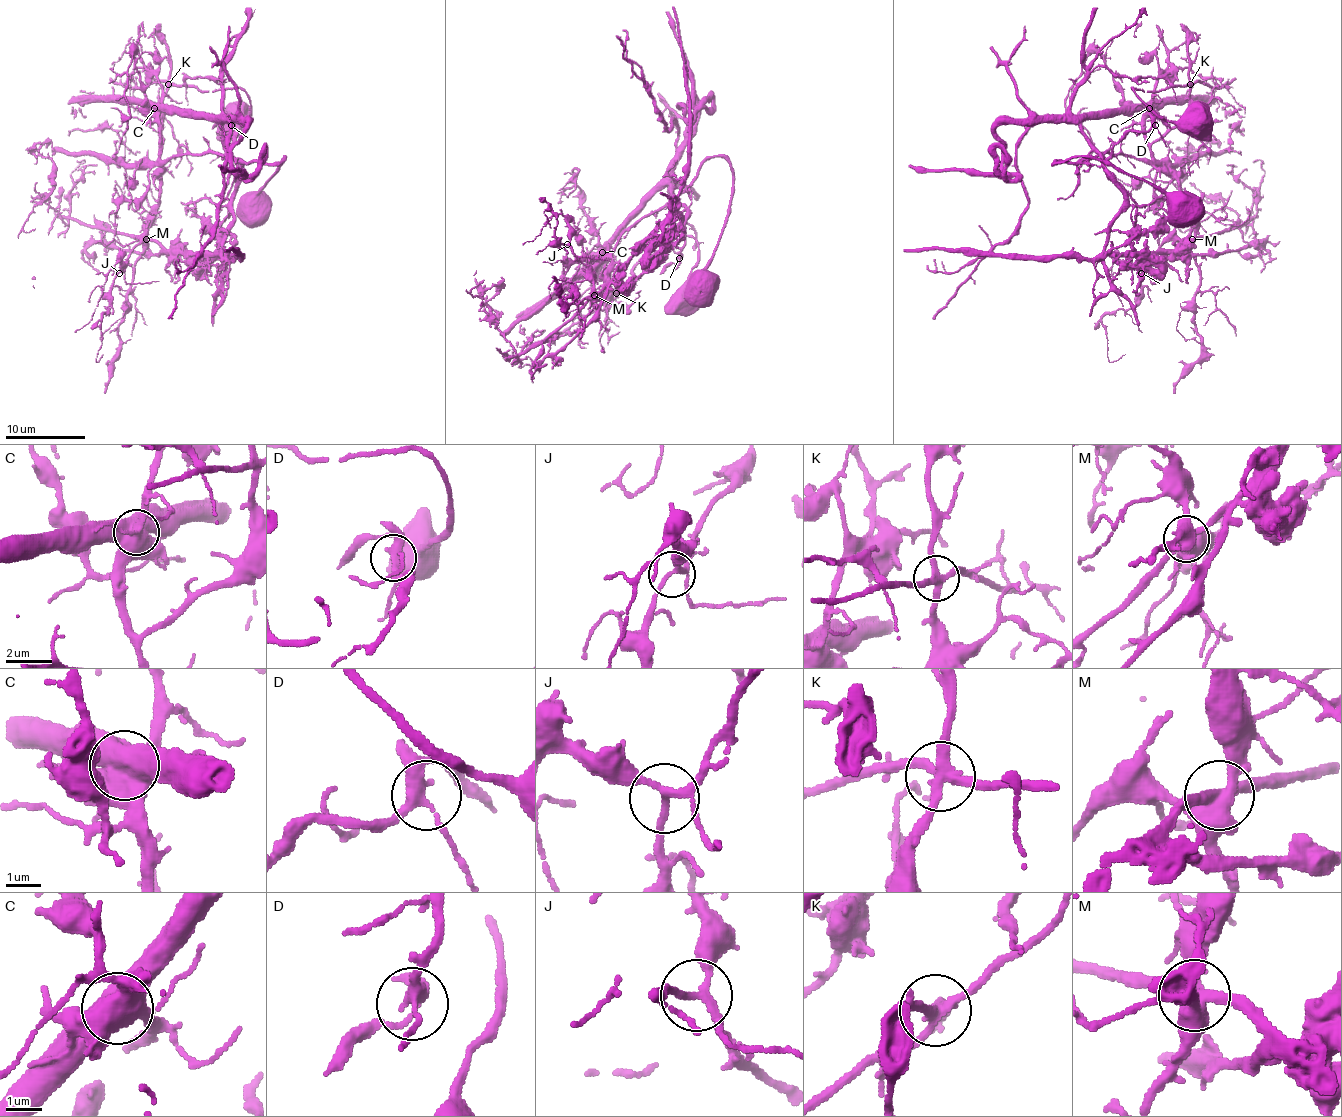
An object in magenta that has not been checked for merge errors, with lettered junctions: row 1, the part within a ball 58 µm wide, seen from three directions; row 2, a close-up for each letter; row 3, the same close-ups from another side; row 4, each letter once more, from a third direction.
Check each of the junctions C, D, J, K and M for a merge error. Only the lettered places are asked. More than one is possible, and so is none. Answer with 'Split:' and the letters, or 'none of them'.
Split: C, K, M

